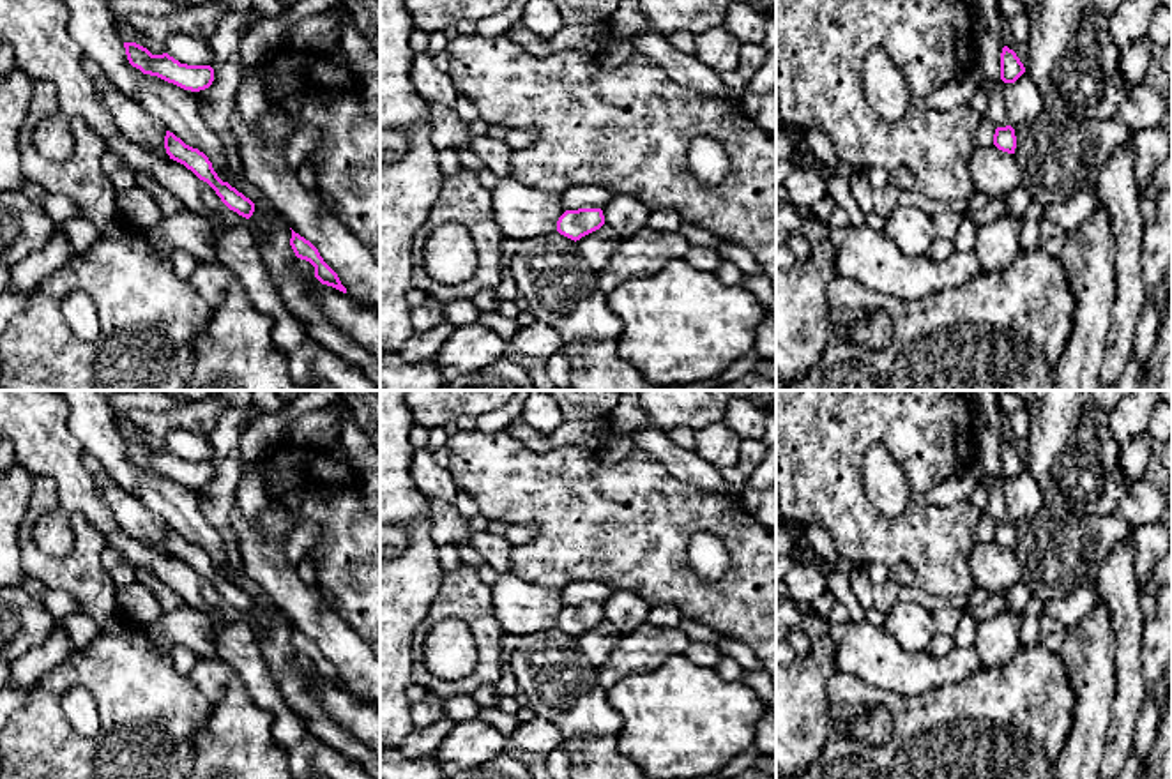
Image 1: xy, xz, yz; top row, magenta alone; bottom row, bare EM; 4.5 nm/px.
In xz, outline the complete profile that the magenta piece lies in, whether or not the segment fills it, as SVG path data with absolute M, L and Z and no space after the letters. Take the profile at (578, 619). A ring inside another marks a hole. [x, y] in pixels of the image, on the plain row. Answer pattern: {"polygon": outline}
{"polygon": "M601 604L566 606L557 616L557 627L576 638L603 620L605 611Z"}

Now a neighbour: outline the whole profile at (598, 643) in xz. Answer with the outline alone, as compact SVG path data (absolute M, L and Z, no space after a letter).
M603 620L599 625L576 636L576 641L587 661L599 668L612 655L620 634L612 622Z

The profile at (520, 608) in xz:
M511 572L498 574L491 595L500 629L518 638L557 627L557 616L566 608L559 588L534 586Z

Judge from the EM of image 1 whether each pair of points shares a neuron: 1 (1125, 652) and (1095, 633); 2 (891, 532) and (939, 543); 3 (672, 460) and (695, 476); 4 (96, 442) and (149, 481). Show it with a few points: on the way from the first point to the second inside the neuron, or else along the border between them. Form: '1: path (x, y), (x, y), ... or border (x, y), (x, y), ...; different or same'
1: border (1107, 606), (1116, 638), (1116, 689); different
2: path (904, 537), (927, 537); same
3: path (677, 460), (690, 470); same
4: path (108, 453), (136, 481); same

